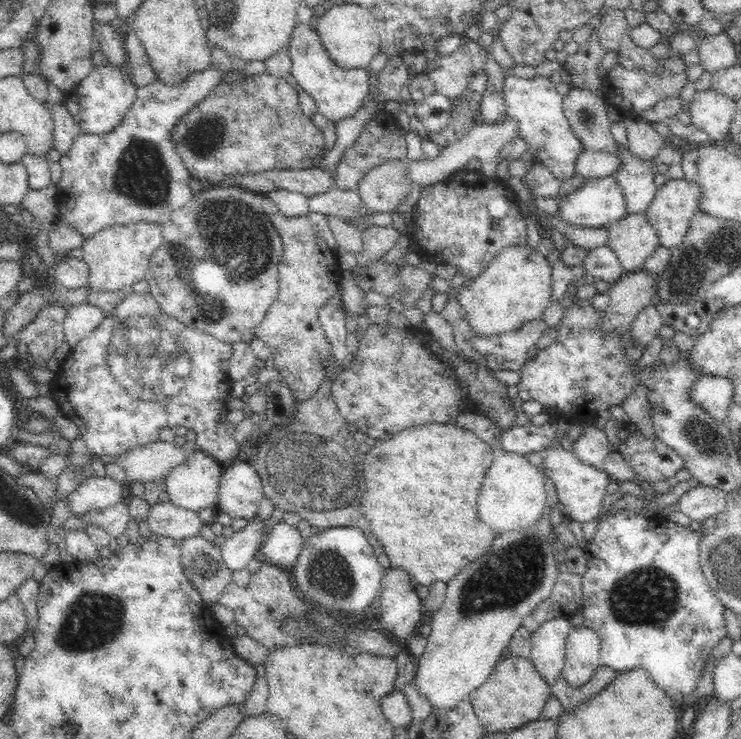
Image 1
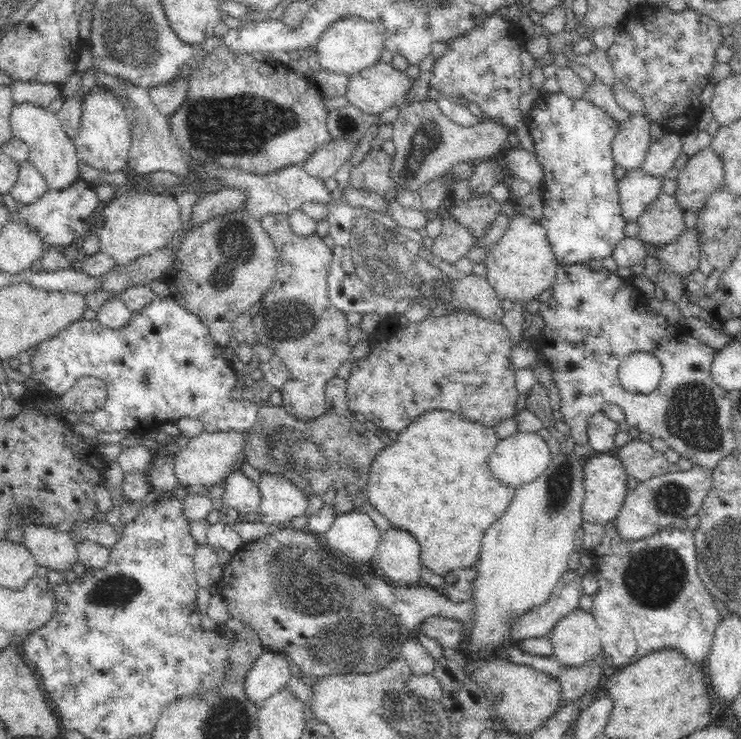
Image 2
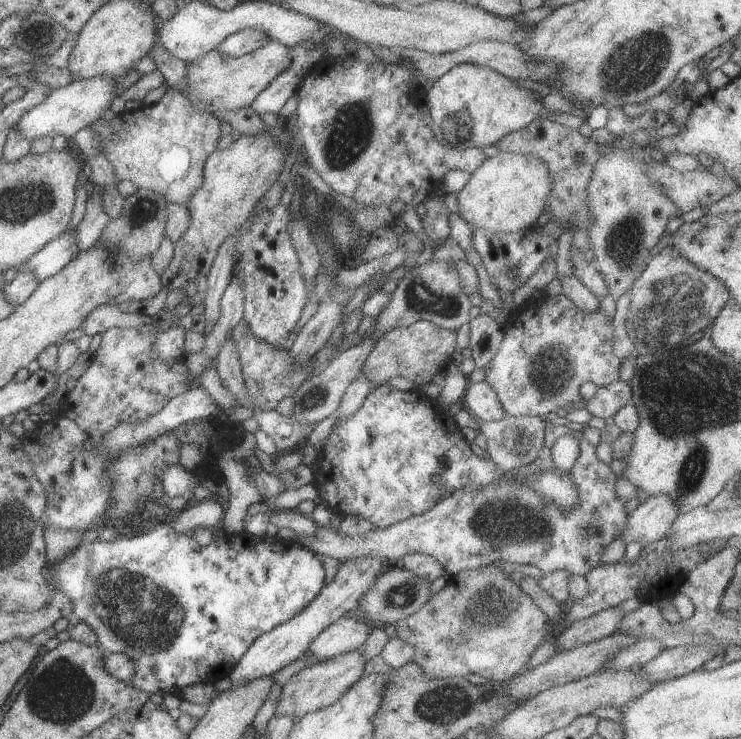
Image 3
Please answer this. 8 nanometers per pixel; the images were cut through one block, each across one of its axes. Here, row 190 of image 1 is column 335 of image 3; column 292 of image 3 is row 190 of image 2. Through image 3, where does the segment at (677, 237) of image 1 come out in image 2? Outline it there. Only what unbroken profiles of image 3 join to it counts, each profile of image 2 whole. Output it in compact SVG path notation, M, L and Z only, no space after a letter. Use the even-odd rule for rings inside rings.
M708 146L690 156L676 178L675 198L681 209L700 211L706 199L723 186L722 159Z

